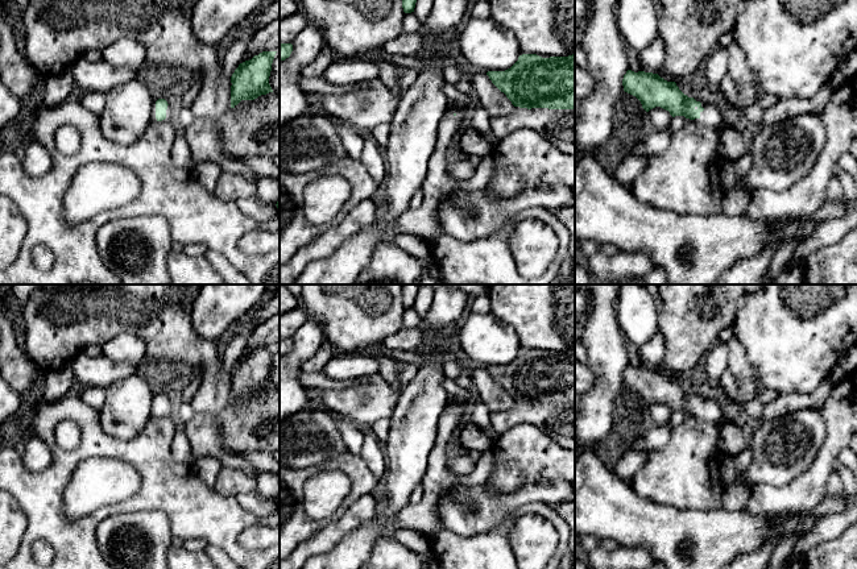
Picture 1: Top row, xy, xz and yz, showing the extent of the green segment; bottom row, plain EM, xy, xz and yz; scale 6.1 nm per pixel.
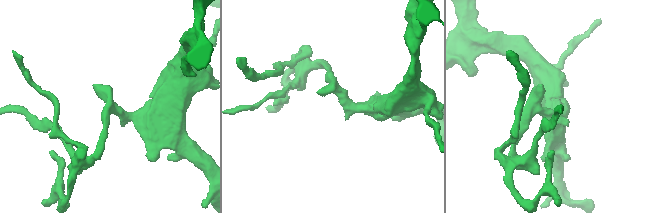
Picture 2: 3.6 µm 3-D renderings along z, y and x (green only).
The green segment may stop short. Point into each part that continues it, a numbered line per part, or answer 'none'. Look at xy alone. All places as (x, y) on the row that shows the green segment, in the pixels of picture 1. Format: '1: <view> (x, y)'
1: xy (169, 115)

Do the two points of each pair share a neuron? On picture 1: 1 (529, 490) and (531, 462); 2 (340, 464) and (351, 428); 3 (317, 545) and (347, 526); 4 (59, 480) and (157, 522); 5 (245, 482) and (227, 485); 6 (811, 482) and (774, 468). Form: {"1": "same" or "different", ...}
{"1": "different", "2": "different", "3": "same", "4": "different", "5": "same", "6": "different"}

